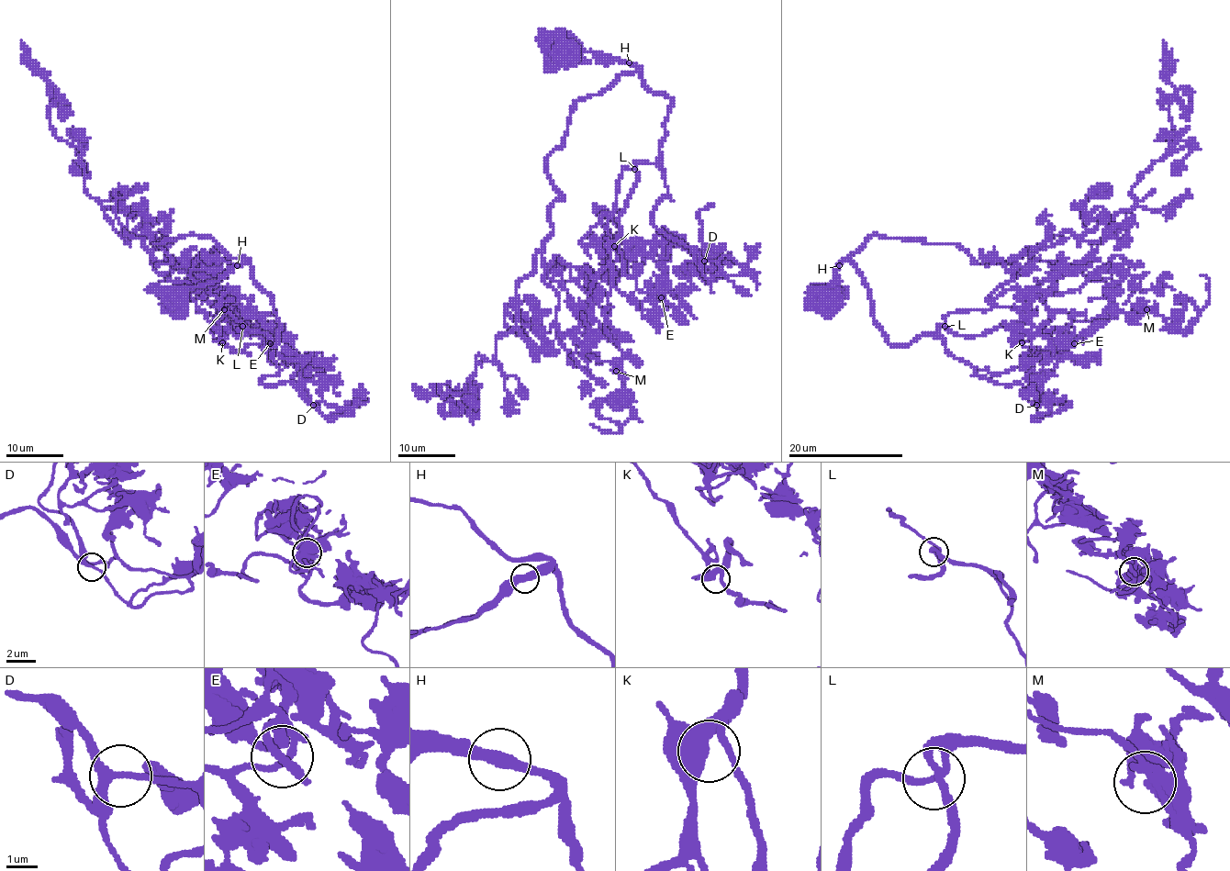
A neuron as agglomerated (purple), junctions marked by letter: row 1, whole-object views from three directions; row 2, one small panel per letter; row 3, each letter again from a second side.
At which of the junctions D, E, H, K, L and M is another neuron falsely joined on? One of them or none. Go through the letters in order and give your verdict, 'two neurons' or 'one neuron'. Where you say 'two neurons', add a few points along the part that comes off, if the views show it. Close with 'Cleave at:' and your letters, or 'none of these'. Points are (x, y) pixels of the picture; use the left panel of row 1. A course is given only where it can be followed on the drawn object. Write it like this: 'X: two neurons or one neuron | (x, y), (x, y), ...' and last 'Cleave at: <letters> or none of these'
D: one neuron
E: one neuron
H: one neuron
K: one neuron
L: one neuron
M: one neuron
Cleave at: none of these

